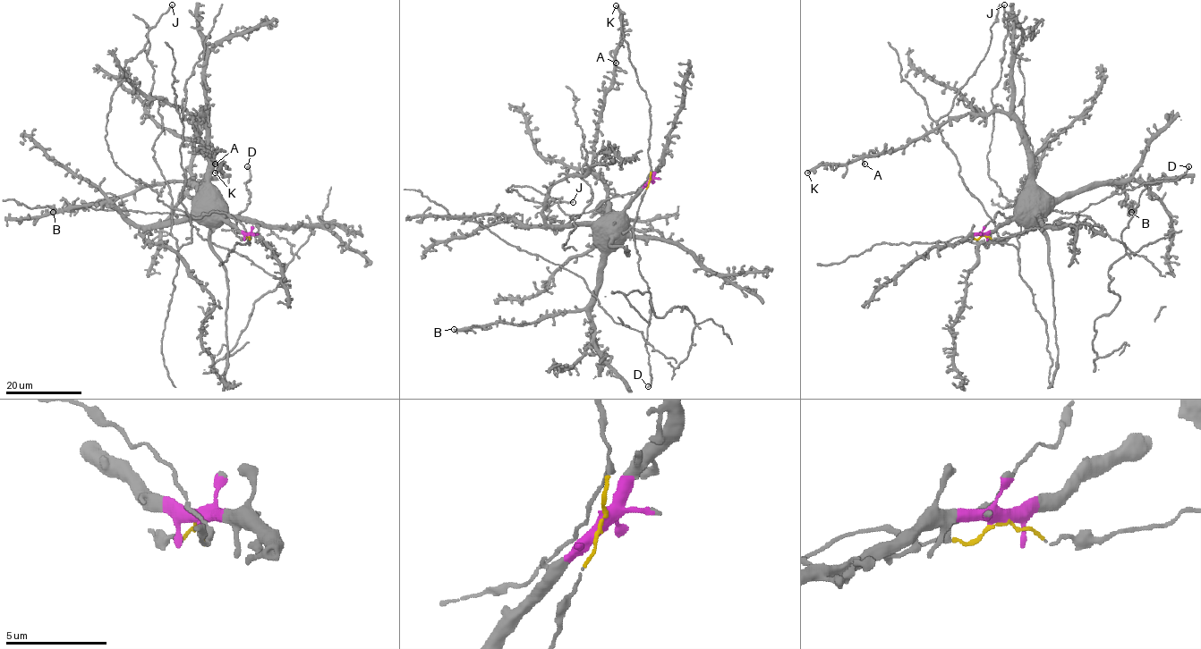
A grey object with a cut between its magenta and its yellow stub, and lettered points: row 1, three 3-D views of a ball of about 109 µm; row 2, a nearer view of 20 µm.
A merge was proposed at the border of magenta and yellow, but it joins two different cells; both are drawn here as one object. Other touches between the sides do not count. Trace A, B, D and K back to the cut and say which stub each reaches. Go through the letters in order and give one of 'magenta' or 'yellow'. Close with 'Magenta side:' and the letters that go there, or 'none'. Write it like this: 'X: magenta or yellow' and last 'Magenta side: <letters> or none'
A: magenta
B: magenta
D: yellow
K: magenta
Magenta side: A, B, K

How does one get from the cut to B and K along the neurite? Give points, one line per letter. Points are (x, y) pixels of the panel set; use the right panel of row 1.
B: (983, 235), (993, 232), (1012, 219), (1037, 218), (1058, 199), (1111, 181), (1126, 193), (1125, 202), (1131, 213)
K: (983, 235), (1014, 216), (1029, 181), (1023, 130), (1003, 113), (950, 117), (904, 147), (819, 164), (806, 172)

